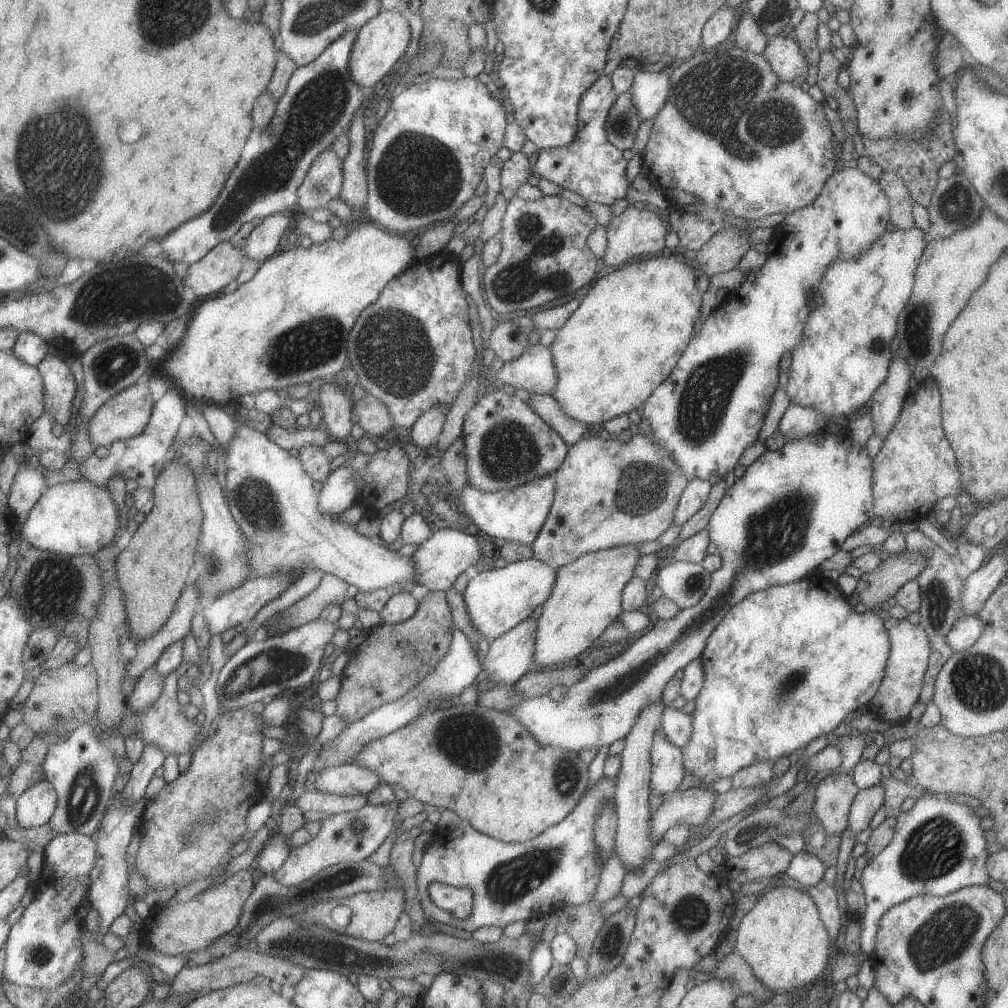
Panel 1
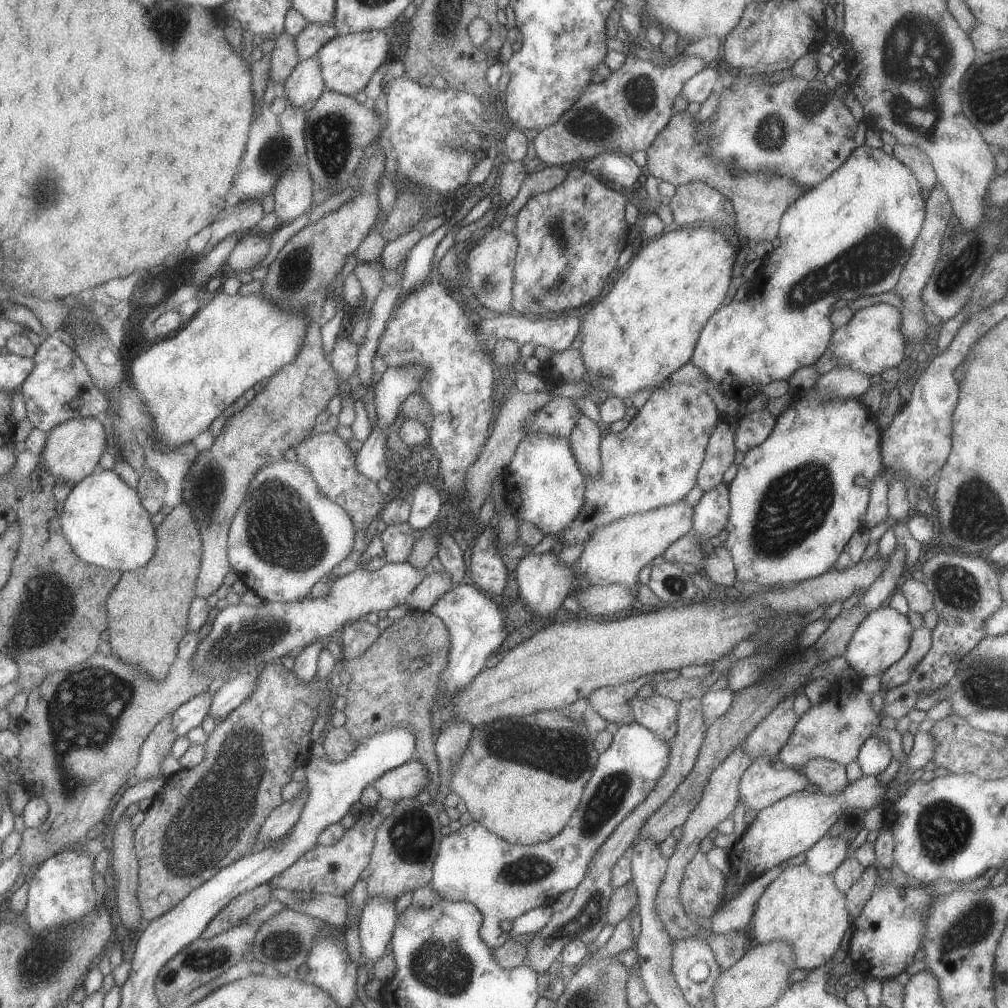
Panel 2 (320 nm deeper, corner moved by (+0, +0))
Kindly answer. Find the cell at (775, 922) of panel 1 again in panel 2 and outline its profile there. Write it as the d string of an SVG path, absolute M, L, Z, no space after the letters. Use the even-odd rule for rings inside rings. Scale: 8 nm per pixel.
M804 862L786 866L771 882L755 904L749 925L749 934L760 943L788 941L794 949L793 969L812 971L835 958L848 930L849 910L847 898L838 890L833 874L819 875Z

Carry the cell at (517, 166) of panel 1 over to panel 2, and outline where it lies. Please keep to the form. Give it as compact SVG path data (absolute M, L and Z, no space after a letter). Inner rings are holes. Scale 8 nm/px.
M630 53L616 70L611 71L610 76L605 81L599 83L590 81L576 102L568 110L565 110L554 124L542 127L538 132L532 134L537 156L543 162L542 166L571 167L582 160L593 159L600 153L611 152L631 155L636 151L647 151L658 133L664 130L675 113L673 106L676 97L681 94L685 82L698 74L704 67L706 64L703 60L696 57L686 57L683 62L660 67Z

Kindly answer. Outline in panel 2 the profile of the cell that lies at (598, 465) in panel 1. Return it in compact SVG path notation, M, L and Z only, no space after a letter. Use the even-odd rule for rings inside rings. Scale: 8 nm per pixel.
M666 379L652 390L650 398L638 411L629 425L619 433L611 432L601 442L601 473L595 479L586 477L584 508L561 534L561 544L574 545L587 540L594 529L609 525L626 515L674 504L685 498L697 485L698 471L705 459L710 435L720 420L720 411L703 385L670 384Z

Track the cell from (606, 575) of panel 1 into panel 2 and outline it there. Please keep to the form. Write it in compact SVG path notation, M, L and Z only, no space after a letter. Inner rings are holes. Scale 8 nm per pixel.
M685 498L652 510L637 512L612 521L609 525L594 529L585 542L578 568L586 575L588 584L604 585L618 583L635 590L638 585L638 572L680 537L693 528L693 508Z

